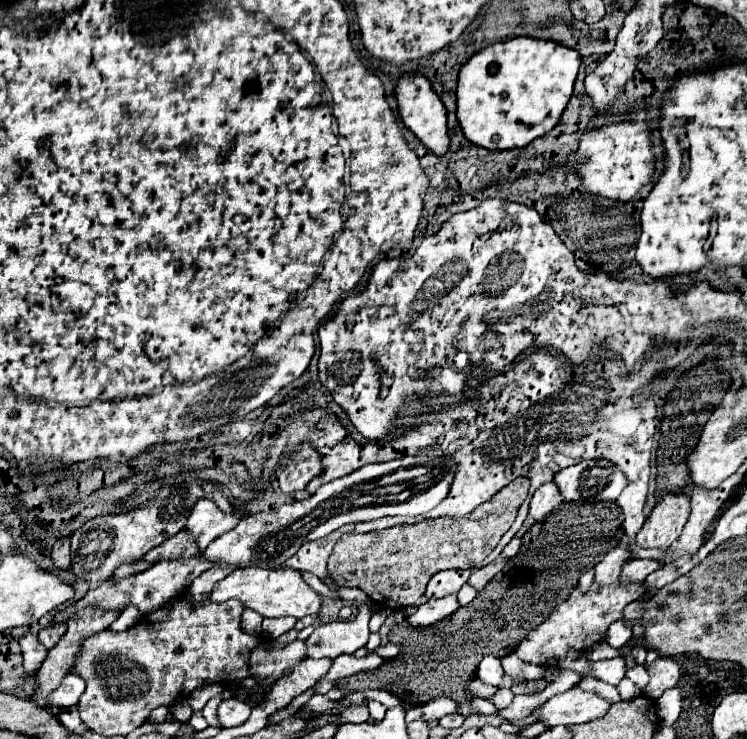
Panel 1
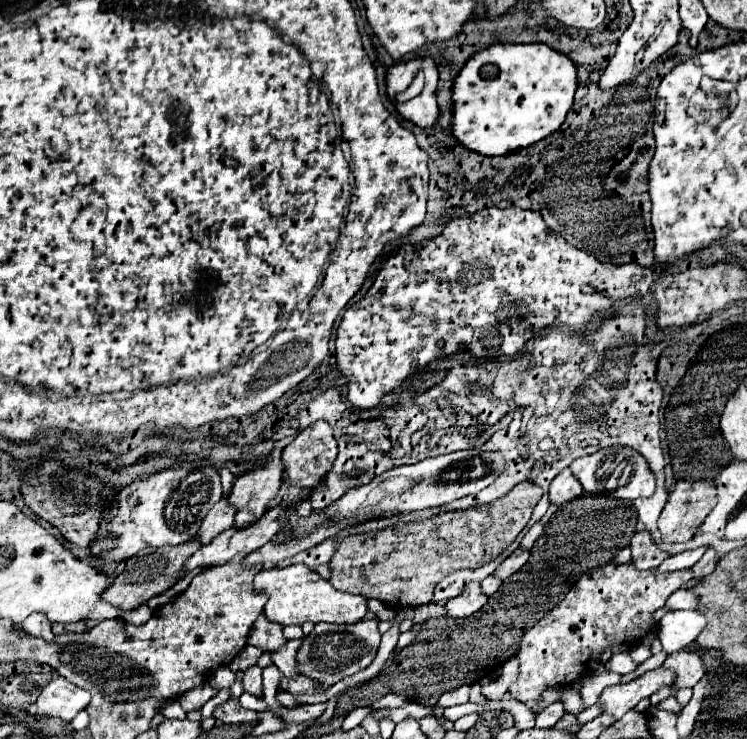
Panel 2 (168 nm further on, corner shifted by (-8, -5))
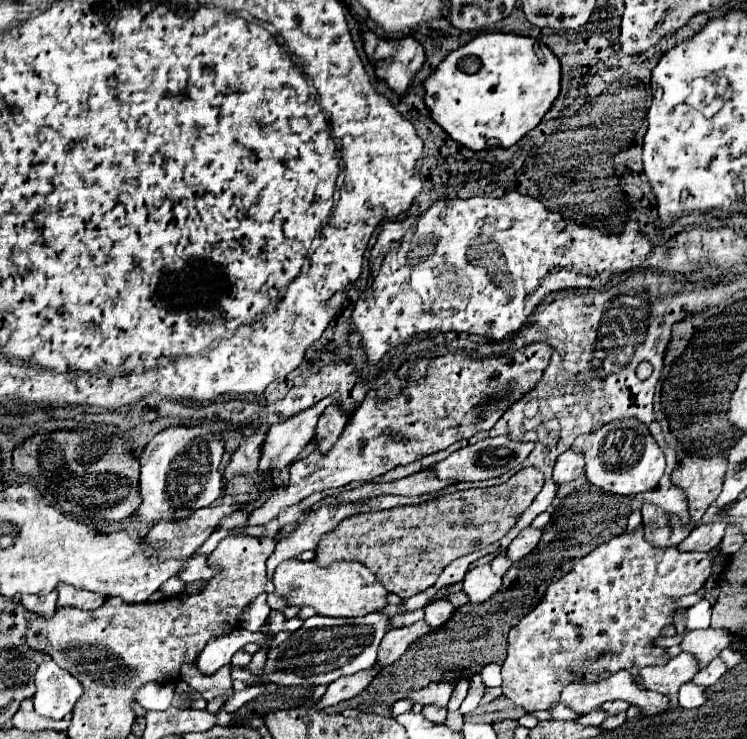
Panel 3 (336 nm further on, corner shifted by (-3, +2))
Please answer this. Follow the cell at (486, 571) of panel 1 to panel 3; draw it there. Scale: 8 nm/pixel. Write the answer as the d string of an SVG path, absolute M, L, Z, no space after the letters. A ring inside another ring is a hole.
M527 527L527 529L523 529L513 541L511 541L511 545L503 551L505 553L505 557L509 557L511 561L519 561L521 557L525 557L527 553L531 553L533 549L535 549L535 545L539 543L539 539L541 539L541 529L533 529L533 527Z

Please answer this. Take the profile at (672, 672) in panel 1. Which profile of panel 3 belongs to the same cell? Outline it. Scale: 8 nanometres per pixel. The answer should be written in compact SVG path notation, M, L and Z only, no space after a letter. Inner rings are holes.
M703 629L703 631L687 631L683 635L683 641L679 643L679 647L685 653L693 653L693 657L697 657L697 661L701 661L701 669L711 663L719 651L723 651L729 643L731 643L731 633L723 631L723 629Z

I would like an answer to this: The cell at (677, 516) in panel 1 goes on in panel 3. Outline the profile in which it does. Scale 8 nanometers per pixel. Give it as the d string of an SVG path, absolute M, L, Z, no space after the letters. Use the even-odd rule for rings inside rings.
M685 457L671 473L673 485L677 485L689 505L691 523L699 523L707 507L719 497L723 477L727 471L727 457Z

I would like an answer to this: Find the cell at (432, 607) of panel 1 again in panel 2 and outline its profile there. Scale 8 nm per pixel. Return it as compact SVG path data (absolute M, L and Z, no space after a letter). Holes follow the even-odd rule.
M470 582L460 596L448 600L446 610L448 610L448 616L462 618L478 612L486 602L488 602L488 596L482 592L480 582Z

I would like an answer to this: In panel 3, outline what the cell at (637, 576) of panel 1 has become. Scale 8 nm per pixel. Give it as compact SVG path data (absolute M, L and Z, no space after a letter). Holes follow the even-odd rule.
M717 521L717 523L695 527L689 533L689 537L685 537L683 543L679 543L679 549L681 551L703 551L703 553L709 553L709 551L713 551L719 545L725 527L727 527L725 521Z

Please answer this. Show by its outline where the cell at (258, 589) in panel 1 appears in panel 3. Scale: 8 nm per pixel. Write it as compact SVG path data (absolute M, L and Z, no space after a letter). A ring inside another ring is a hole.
M289 559L275 569L273 587L273 593L281 595L289 607L313 607L319 615L327 617L361 617L387 605L387 589L365 565L355 561L337 561L329 567L319 567L315 561Z

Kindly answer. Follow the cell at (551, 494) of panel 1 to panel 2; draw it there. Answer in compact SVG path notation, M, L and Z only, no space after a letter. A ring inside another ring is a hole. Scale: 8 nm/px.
M564 468L550 484L550 502L552 504L564 504L584 492L580 480L570 472L570 468Z

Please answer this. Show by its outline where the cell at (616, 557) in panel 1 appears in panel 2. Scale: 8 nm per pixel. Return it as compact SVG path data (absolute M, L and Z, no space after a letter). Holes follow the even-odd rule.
M640 530L634 534L632 542L632 564L638 570L650 570L650 568L658 568L662 564L662 560L666 560L670 554L660 550L654 542L648 530Z

